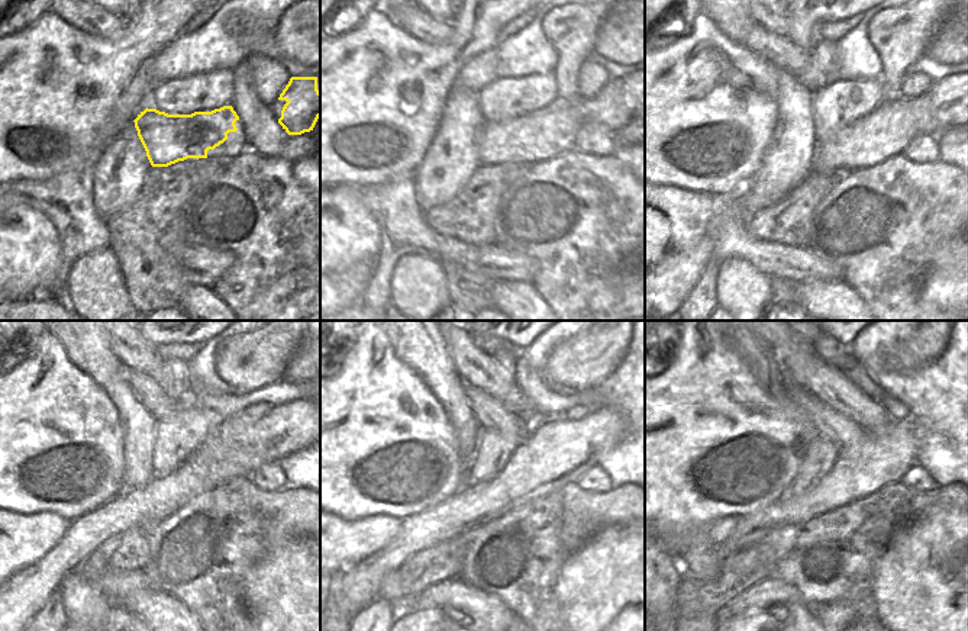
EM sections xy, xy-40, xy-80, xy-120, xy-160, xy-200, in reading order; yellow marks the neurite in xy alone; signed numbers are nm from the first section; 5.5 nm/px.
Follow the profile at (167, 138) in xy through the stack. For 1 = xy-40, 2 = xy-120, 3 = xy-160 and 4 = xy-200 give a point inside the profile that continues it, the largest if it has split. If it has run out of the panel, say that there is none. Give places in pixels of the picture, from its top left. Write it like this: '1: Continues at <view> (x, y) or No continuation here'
1: Continues at xy-40 (516, 138)
2: Continues at xy-120 (216, 448)
3: Continues at xy-160 (539, 446)
4: Continues at xy-200 (864, 457)

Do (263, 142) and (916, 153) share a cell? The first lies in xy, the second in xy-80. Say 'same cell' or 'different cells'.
same cell

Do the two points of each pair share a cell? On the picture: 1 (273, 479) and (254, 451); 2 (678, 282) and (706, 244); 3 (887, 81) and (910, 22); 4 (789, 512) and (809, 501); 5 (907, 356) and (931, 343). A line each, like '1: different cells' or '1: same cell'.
1: different cells
2: same cell
3: same cell
4: same cell
5: same cell

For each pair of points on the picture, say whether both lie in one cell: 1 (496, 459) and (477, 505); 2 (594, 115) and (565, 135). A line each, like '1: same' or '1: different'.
1: different
2: same

